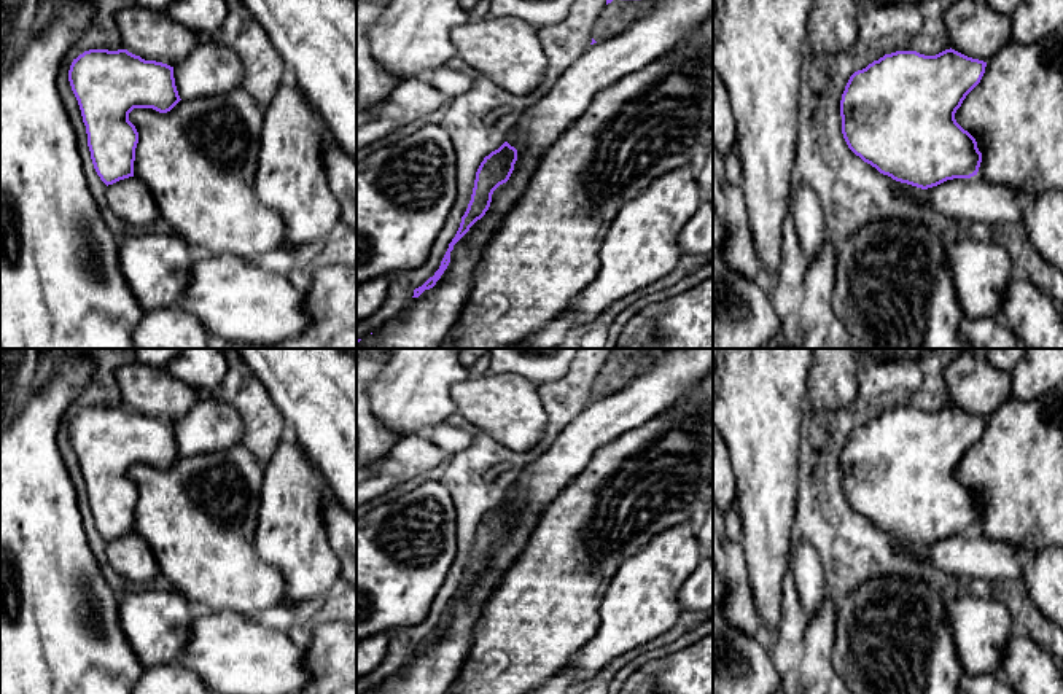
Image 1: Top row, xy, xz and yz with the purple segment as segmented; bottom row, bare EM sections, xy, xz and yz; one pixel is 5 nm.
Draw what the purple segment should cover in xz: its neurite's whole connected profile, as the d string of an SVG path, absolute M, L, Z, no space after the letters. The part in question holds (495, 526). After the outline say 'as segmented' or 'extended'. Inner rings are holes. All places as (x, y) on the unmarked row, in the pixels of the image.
M668 349L617 392L598 400L592 395L589 406L562 430L552 446L520 471L506 498L481 519L468 565L434 632L414 646L399 670L364 694L449 694L471 651L484 603L527 546L543 509L589 465L602 446L667 411L711 369L713 349Z; extended

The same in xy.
M89 406L73 415L68 438L86 482L94 525L107 541L108 565L130 587L146 586L159 573L159 568L148 543L134 532L138 489L129 478L129 470L134 465L153 465L167 470L181 457L175 443L173 423L145 417L127 406Z; extended

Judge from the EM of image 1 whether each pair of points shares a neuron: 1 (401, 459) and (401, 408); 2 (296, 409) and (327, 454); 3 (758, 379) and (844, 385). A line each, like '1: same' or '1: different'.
1: different
2: same
3: different

